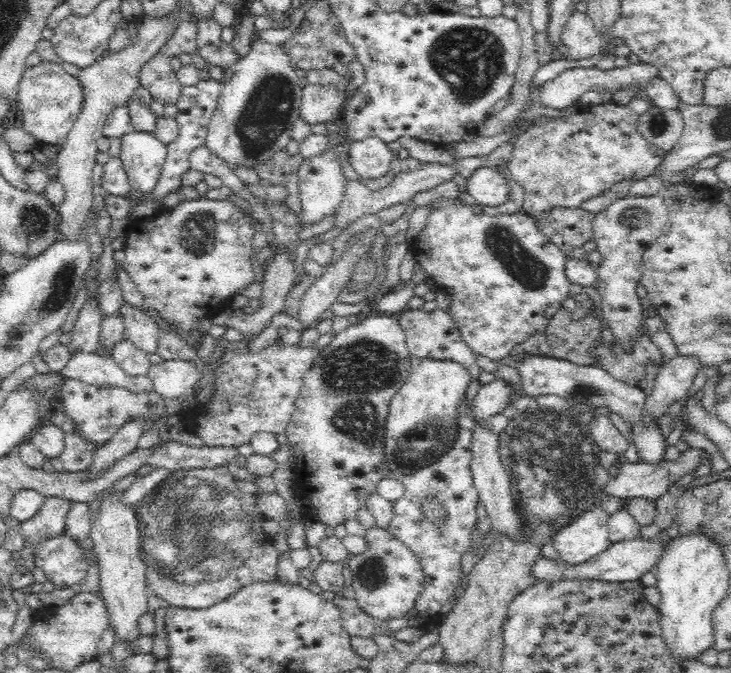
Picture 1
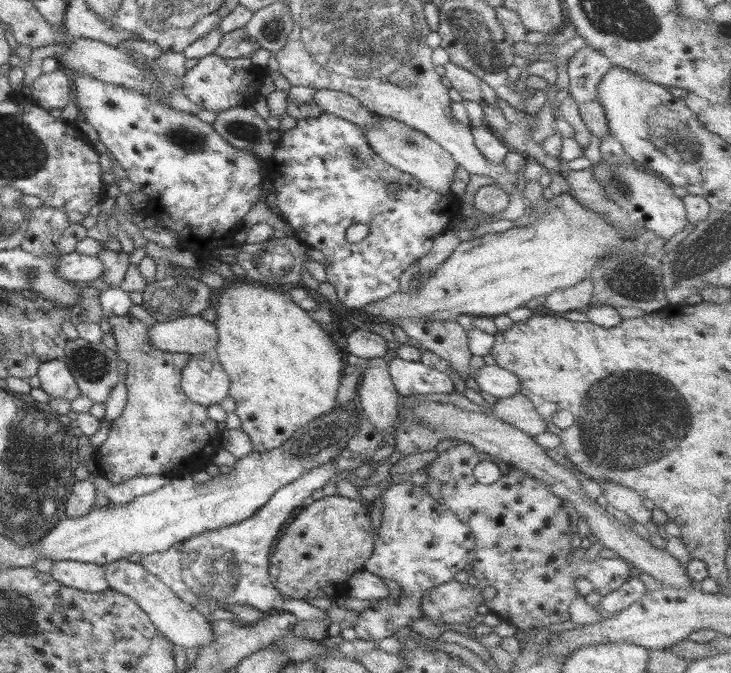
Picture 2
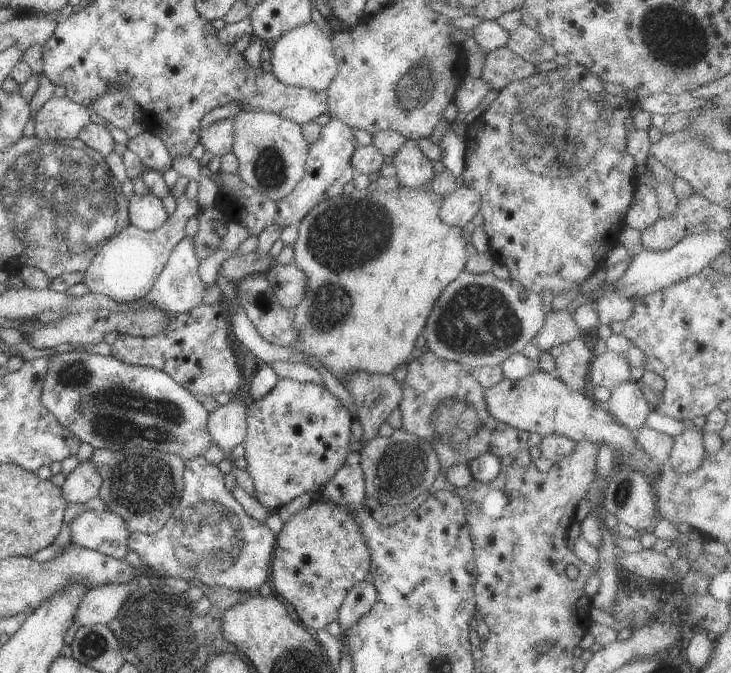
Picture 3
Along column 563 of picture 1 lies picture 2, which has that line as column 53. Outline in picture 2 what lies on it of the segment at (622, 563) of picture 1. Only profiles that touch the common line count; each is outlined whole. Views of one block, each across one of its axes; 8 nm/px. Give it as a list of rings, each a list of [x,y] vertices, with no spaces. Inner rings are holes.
[[[56,561],[50,574],[56,582],[75,590],[88,593],[102,593],[109,590],[102,565]]]

